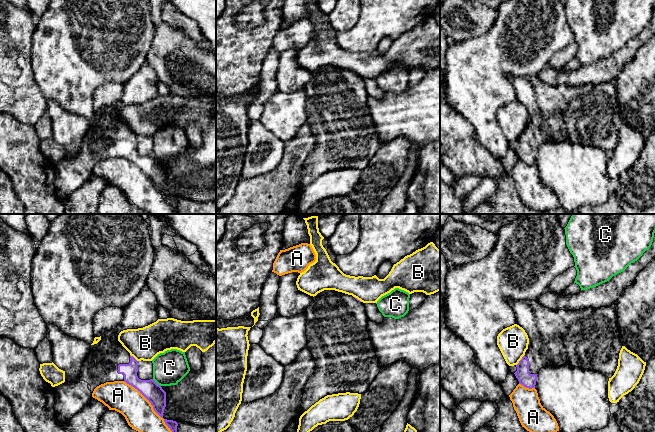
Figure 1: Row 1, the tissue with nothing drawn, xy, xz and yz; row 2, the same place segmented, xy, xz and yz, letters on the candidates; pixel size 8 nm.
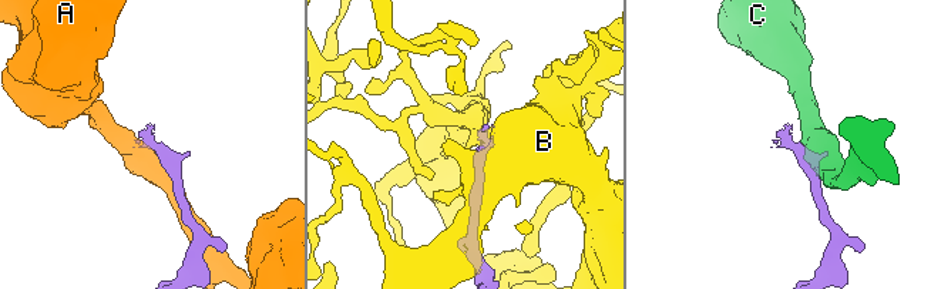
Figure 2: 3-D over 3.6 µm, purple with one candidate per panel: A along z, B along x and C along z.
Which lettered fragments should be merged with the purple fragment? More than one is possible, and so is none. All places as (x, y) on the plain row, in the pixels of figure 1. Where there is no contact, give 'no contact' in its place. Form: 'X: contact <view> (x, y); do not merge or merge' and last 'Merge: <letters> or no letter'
A: contact xy (153, 183); do not merge
B: contact yz (520, 136); do not merge
C: contact xy (155, 158); do not merge
Merge: no letter

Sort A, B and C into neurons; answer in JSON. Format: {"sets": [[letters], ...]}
{"sets": [["A"], ["B"], ["C"]]}

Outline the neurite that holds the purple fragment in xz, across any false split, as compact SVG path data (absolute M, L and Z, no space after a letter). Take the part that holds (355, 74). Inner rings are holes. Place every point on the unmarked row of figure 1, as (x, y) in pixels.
M324 66L313 73L305 87L307 93L307 125L314 132L316 144L304 165L300 192L327 171L338 169L364 169L380 148L380 140L367 108L368 93L364 79L335 66Z

